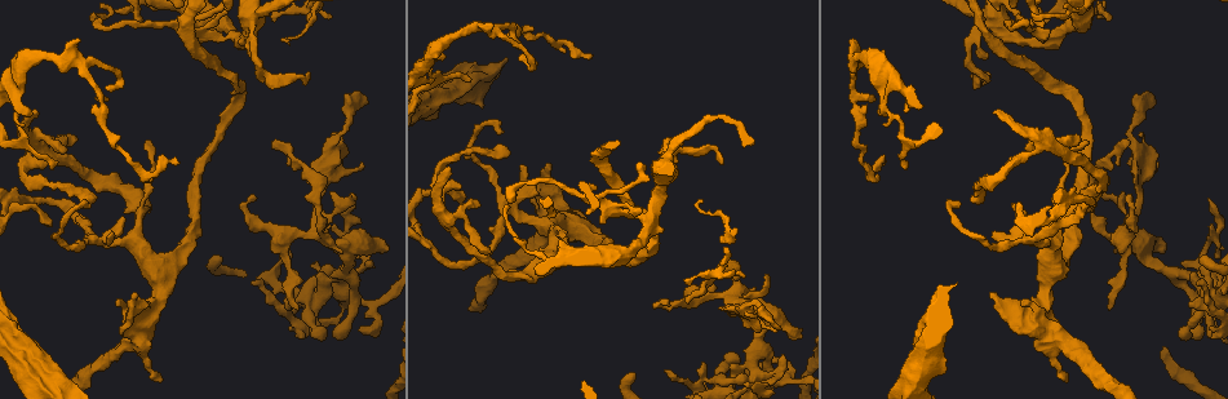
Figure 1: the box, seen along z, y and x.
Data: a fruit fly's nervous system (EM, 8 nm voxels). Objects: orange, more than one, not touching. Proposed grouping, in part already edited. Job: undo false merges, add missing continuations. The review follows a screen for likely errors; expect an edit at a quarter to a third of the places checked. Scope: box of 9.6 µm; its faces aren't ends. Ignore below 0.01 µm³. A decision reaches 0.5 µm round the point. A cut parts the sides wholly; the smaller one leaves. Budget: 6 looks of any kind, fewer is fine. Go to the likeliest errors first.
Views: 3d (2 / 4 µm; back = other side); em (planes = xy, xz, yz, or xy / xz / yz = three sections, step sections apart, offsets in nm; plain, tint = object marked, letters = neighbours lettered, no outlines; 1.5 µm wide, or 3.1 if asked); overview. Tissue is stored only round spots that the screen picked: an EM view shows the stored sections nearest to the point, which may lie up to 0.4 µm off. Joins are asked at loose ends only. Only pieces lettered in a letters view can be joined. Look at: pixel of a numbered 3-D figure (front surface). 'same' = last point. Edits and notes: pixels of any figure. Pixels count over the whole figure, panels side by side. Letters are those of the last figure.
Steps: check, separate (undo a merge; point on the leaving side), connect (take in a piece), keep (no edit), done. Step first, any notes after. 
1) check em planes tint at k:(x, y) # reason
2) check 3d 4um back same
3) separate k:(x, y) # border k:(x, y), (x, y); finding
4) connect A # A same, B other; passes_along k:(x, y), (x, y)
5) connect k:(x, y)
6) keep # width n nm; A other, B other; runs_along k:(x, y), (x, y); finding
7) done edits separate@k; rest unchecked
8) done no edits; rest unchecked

check em planes letters at 1:(160, 383) # free end

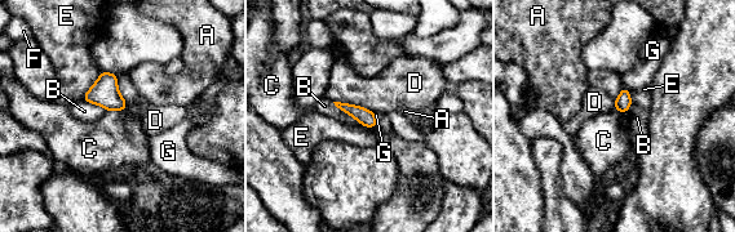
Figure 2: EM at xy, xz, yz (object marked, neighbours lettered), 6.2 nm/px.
keep # A other, B other, C other, D other, E other, F other, G other; border 2:(107, 110), (124, 111); no lettered piece goes on from it

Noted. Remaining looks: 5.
check 3d 2um back at 1:(851, 41)

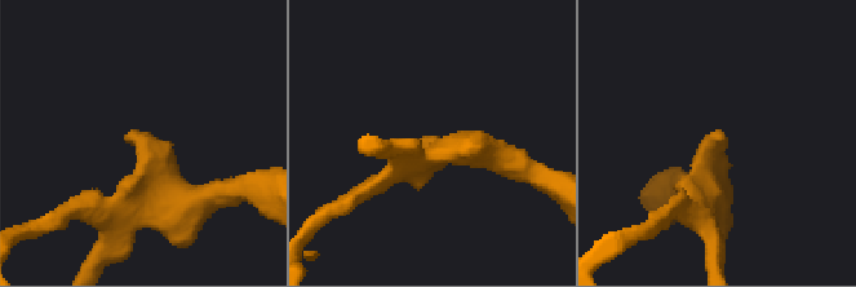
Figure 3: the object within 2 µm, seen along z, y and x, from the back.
check em planes plain at 3:(129, 133) # now the EM

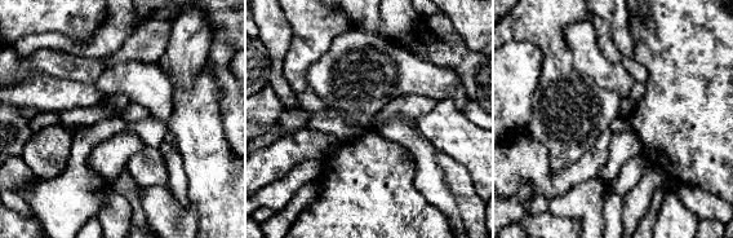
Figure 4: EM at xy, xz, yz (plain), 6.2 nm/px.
check em planes letters same # see the neighbours

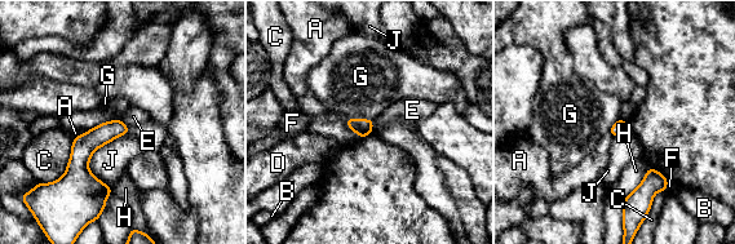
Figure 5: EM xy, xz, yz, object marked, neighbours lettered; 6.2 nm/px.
keep # longest_contact J 380 nm; A other, B other, C other, D other, E other, F other, G other, H other, J other; no lettered piece goes on from it

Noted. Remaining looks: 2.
check 3d 4um back at 1:(142, 203) # three-way junction

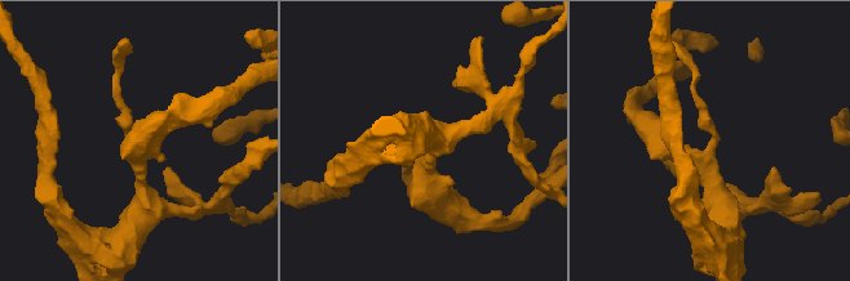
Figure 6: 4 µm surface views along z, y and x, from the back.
check em yz step 4 letters at 6:(710, 141) # arms 3

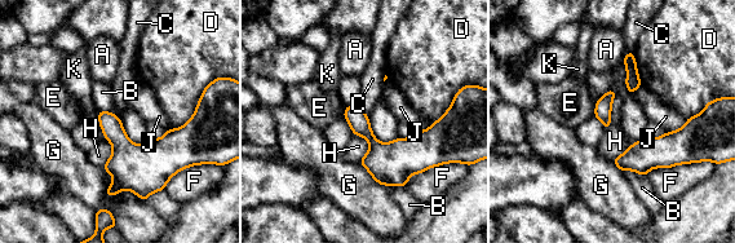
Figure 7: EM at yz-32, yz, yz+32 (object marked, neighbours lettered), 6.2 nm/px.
keep # width 100 nm; A other, B other, C other, D other, E other, F other, G other, H other, J other, K other; continuous, no second neuron

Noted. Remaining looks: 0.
done no edits; rest unchecked

